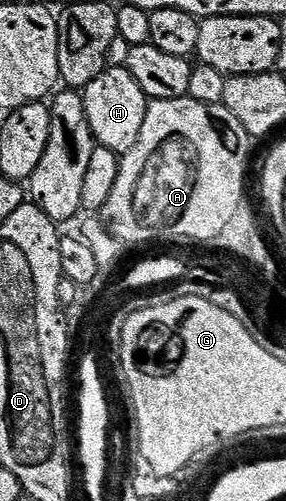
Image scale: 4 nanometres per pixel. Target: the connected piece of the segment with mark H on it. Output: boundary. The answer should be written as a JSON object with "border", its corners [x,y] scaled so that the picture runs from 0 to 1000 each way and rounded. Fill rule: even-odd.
{"border":[[[441,134],[367,138],[301,172],[287,198],[308,224],[308,248],[322,255],[322,271],[339,289],[423,311],[469,293],[476,279],[490,279],[490,255],[503,255],[517,198]]]}

